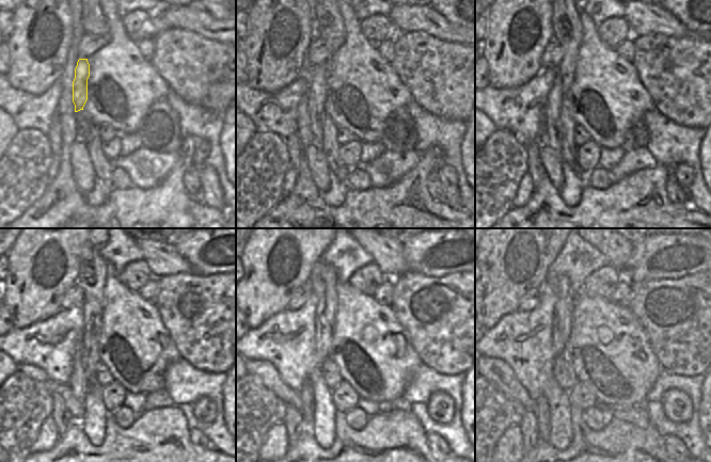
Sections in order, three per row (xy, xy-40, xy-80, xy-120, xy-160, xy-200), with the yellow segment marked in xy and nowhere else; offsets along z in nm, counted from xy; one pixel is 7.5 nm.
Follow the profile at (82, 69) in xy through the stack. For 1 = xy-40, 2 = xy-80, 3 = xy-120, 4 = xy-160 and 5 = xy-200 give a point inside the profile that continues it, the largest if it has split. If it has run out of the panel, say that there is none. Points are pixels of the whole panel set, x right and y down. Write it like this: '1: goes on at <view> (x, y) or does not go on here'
1: goes on at xy-40 (316, 77)
2: goes on at xy-80 (551, 137)
3: goes on at xy-120 (78, 382)
4: goes on at xy-160 (305, 395)
5: goes on at xy-200 (541, 412)

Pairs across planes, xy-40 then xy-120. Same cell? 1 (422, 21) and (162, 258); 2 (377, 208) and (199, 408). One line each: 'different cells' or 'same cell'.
1: same cell
2: different cells

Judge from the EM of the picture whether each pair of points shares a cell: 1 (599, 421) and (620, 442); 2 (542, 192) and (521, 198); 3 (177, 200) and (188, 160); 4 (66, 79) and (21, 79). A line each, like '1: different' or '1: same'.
1: different
2: different
3: same
4: different

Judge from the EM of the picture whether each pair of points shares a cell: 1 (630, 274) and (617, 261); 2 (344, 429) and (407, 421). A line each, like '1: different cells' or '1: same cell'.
1: different cells
2: same cell

